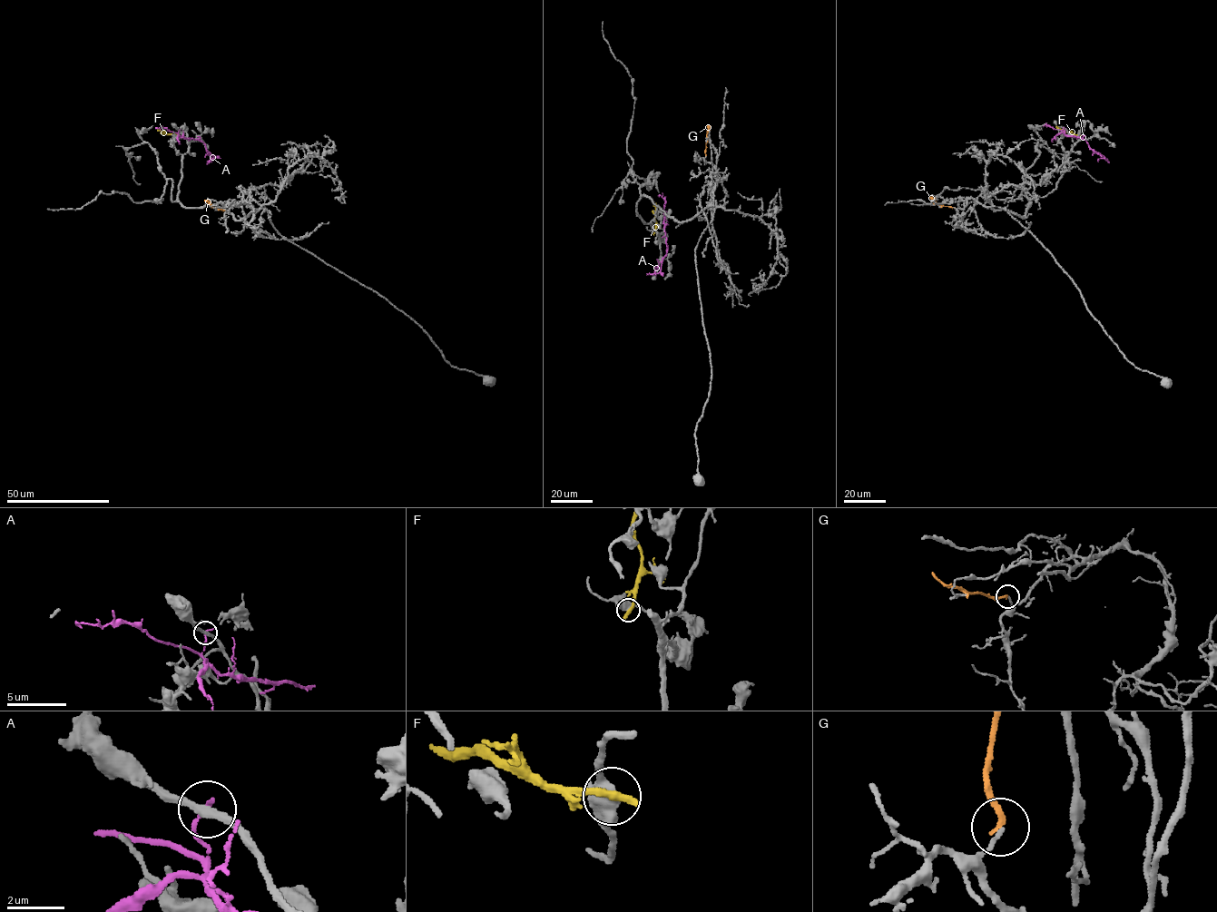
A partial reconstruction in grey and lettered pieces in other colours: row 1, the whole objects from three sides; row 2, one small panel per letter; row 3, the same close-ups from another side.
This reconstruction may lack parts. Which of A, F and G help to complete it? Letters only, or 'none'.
none

